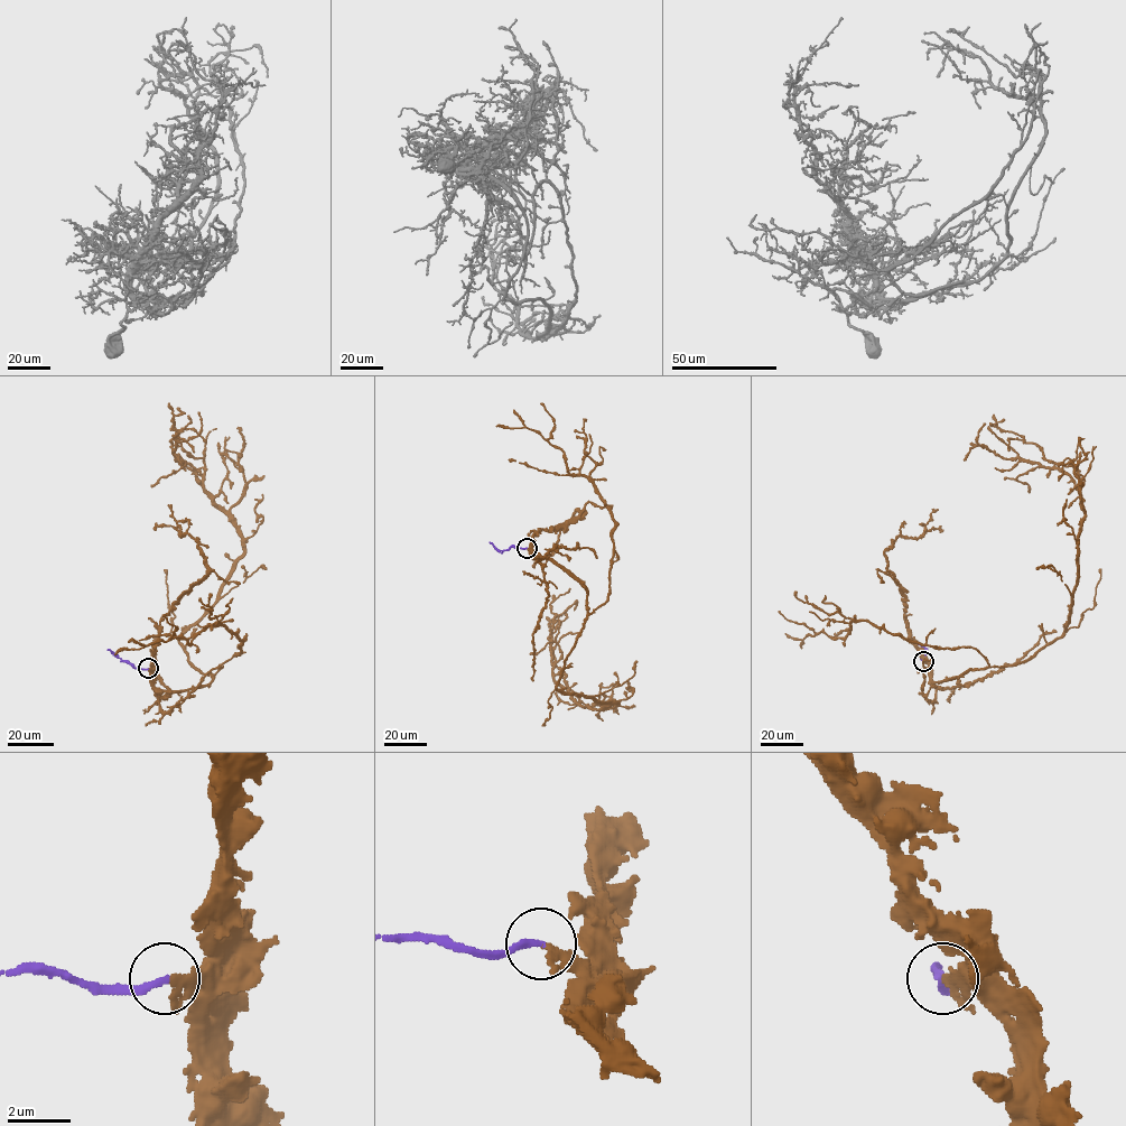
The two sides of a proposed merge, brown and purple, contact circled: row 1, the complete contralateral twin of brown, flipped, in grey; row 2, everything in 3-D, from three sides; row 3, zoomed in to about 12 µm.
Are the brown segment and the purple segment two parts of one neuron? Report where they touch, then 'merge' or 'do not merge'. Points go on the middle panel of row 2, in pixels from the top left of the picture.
(527, 548) | merge

